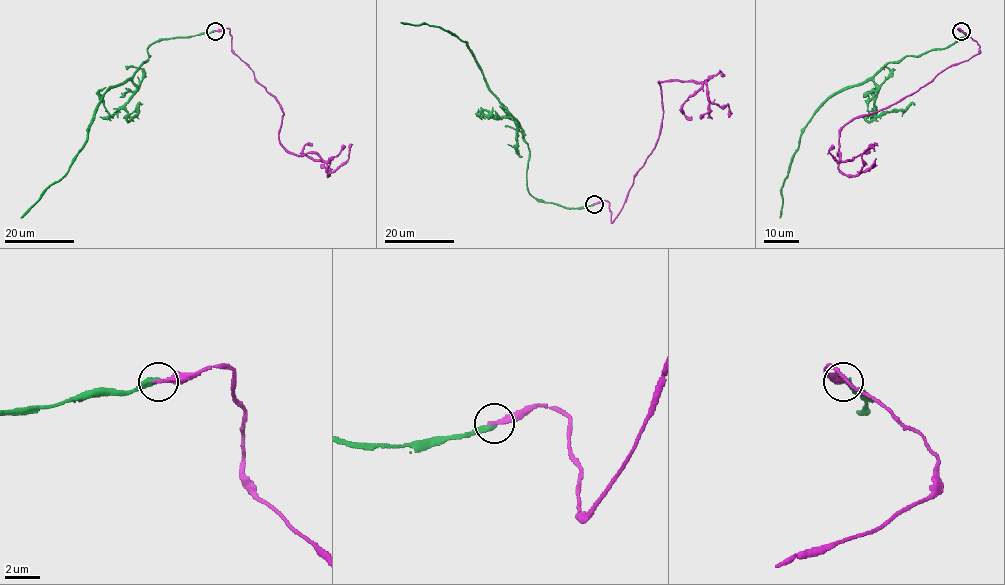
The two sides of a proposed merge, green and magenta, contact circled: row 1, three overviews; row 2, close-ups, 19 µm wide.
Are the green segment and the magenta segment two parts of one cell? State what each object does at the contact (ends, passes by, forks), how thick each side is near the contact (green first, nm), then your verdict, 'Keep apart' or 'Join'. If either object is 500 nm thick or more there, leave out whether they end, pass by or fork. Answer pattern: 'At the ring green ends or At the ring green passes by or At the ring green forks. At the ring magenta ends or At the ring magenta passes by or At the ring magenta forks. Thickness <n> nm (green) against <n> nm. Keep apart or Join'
At the ring green ends. At the ring magenta ends. Thickness 320 nm (green) against 280 nm. Keep apart

